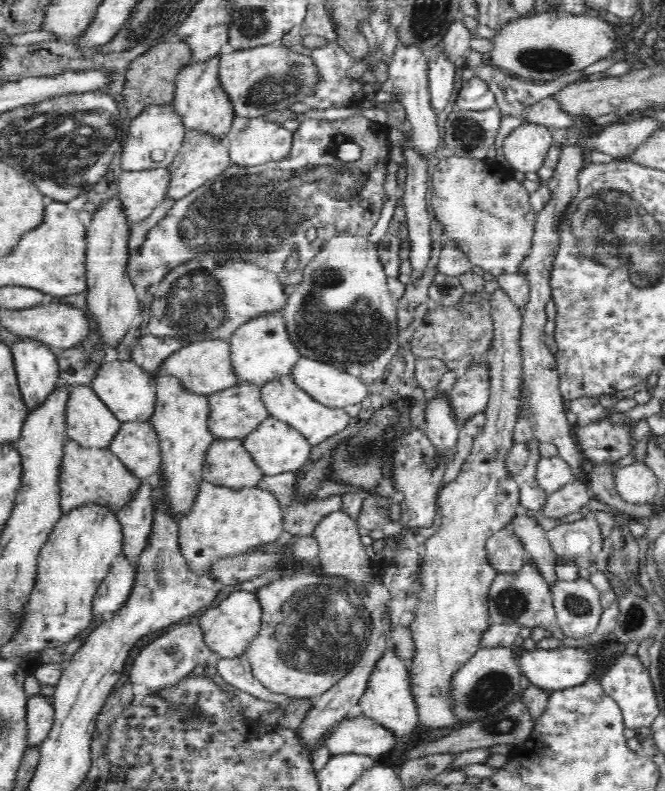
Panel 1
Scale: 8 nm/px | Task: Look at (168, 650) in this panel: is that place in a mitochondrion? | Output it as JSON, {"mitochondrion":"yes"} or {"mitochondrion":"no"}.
{"mitochondrion":"yes"}

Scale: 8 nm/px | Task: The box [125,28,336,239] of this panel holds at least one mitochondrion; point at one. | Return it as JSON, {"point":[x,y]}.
{"point":[276,87]}

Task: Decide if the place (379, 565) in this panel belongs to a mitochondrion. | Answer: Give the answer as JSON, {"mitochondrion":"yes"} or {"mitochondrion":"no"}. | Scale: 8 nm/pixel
{"mitochondrion":"no"}

